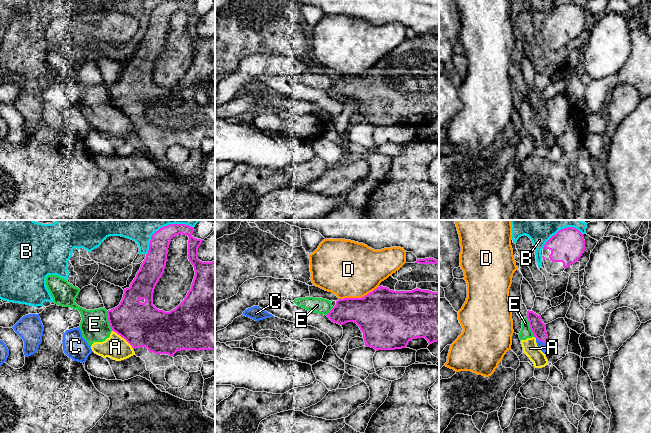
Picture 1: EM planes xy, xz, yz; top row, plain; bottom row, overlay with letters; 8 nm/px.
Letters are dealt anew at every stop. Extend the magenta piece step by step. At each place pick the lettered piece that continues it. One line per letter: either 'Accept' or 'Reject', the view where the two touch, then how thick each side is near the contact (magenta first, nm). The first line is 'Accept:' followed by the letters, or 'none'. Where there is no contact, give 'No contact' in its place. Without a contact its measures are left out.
Accept: C
A: Reject. Touches magenta in xy. Thickness 360 nm (magenta) against 190 nm
B: Reject. Touches magenta in xy. Thickness 180 nm (magenta) against 160 nm
C: Accept. Touches magenta in yz. Thickness 120 nm (magenta) against 60 nm
D: Reject. Touches magenta in xz. Thickness 420 nm (magenta) against 460 nm
E: Reject. Touches magenta in xy. Thickness 340 nm (magenta) against 240 nm

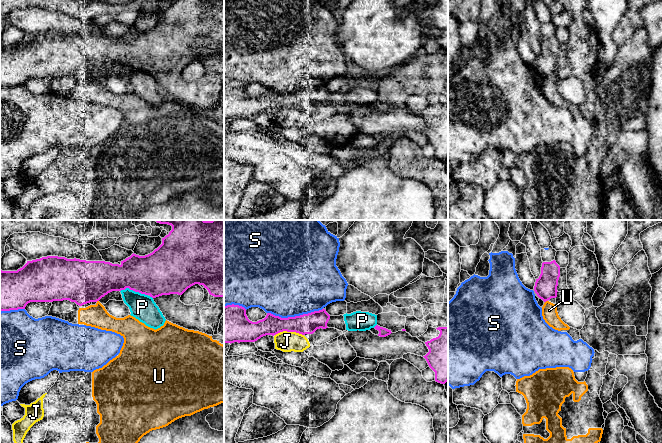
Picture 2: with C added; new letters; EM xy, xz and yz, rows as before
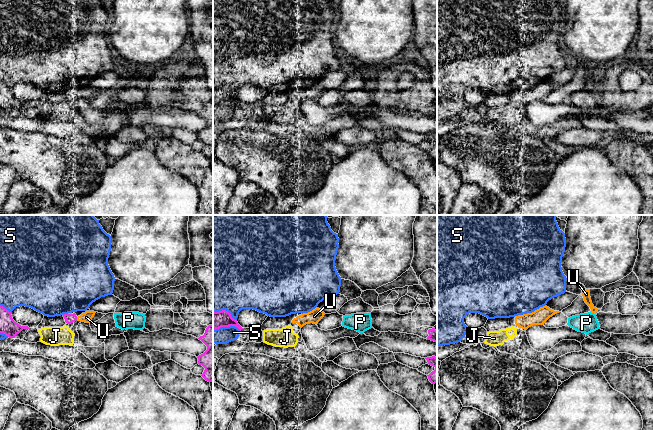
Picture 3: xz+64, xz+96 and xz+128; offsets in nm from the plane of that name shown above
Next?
Accept: none
J: Reject. Touches magenta in xz. Thickness 160 nm (magenta) against 160 nm
P: Reject. Touches magenta in xy. Thickness 360 nm (magenta) against 200 nm
S: Reject. Touches magenta in xz. Thickness 160 nm (magenta) against 500 nm
U: Reject. Touches magenta in yz. Thickness 180 nm (magenta) against 130 nm

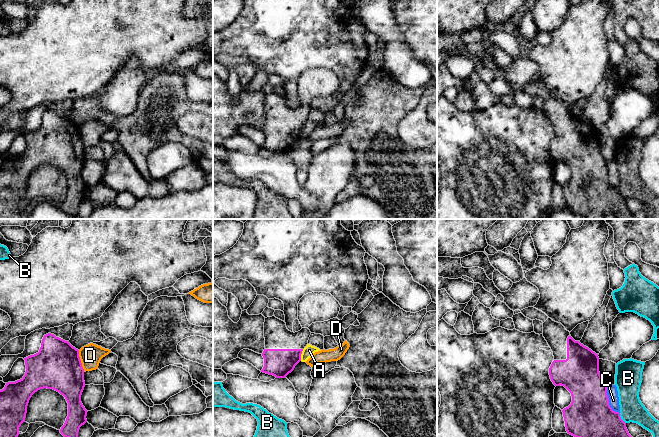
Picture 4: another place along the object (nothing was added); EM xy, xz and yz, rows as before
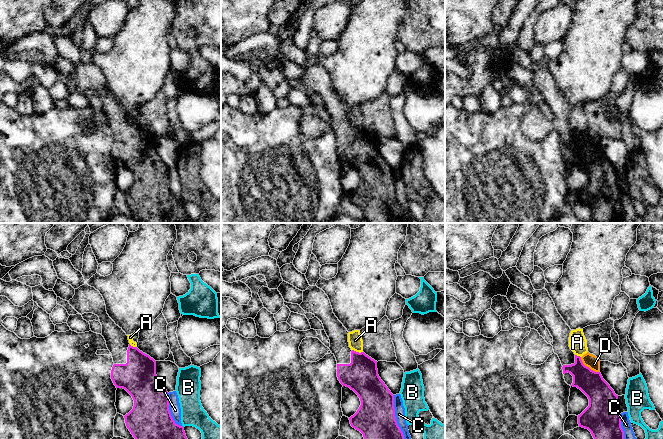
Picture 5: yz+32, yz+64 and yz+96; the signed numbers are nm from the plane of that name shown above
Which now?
Accept: none
A: Reject. Touches magenta in xz. Thickness 220 nm (magenta) against 90 nm
B: Reject. Touches magenta in yz. Thickness 360 nm (magenta) against 190 nm
C: Reject. Touches magenta in yz. Thickness 360 nm (magenta) against 90 nm
D: Reject. Touches magenta in xy. Thickness 380 nm (magenta) against 180 nm

